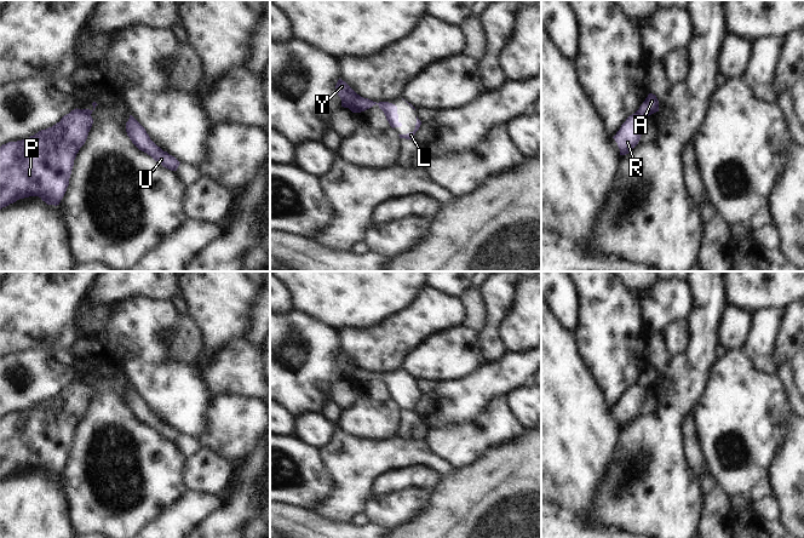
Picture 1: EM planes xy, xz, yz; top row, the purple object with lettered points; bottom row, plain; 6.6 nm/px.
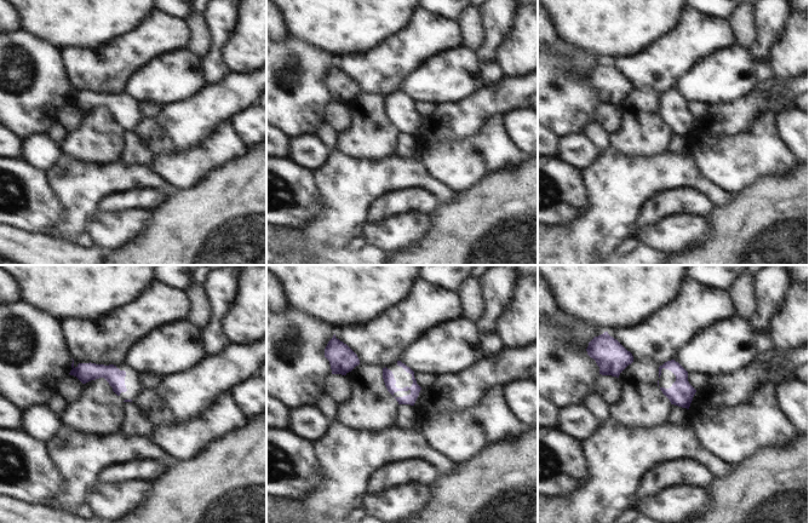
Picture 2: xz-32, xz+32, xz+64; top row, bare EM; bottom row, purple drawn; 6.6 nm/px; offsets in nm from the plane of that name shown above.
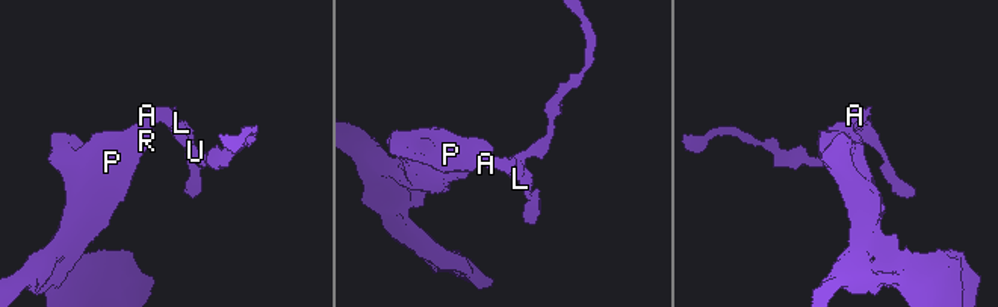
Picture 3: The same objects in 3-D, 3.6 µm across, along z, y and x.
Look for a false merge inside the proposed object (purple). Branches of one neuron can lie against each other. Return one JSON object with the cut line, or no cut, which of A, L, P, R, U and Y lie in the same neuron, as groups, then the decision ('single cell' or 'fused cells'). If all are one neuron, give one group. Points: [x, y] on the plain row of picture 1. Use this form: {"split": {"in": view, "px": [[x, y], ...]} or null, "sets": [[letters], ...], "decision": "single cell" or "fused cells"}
{"split": {"in": "xz", "px": [[360, 367], [352, 372], [349, 379]]}, "sets": [["A", "L", "U"], ["P", "R", "Y"]], "decision": "fused cells"}

